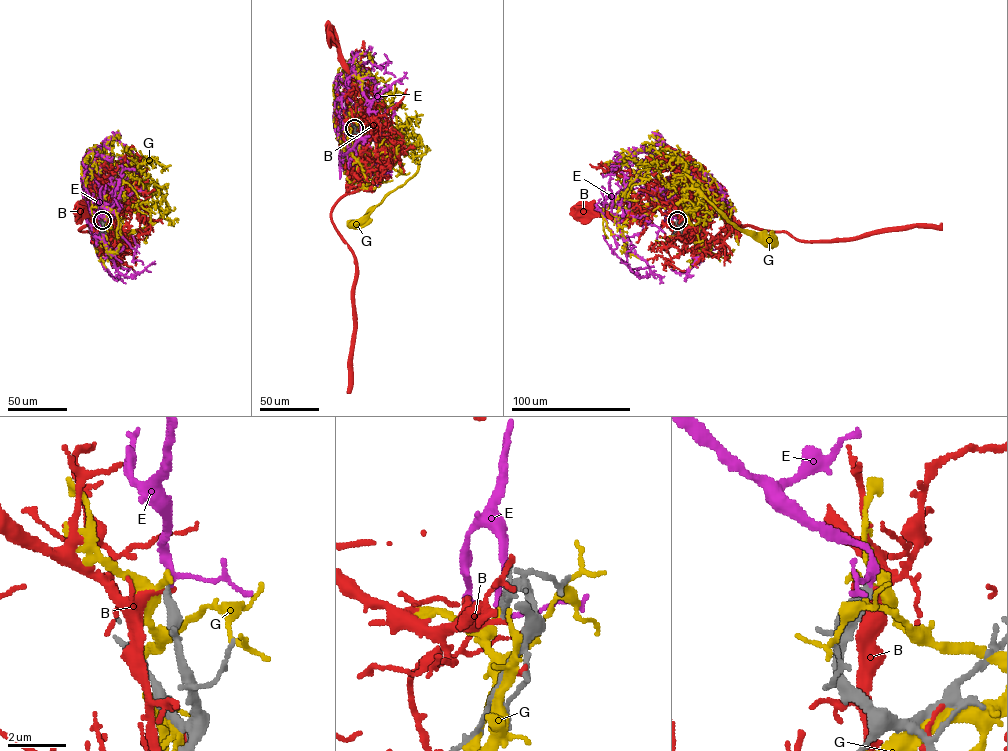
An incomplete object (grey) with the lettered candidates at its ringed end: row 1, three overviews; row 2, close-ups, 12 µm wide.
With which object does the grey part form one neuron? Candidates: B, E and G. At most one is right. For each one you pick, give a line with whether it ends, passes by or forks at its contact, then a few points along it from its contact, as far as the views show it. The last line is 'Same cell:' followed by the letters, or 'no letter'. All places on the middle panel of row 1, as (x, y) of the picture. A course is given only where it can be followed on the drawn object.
E: it passes by; it runs (354, 128), (355, 110), (355, 127), (341, 151), (340, 165), (340, 155), (359, 139), (360, 121)
Same cell: E

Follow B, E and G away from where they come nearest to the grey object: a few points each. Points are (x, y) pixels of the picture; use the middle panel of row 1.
B: (354, 129), (350, 182), (356, 175), (360, 151), (359, 114), (348, 67), (329, 31)
E: (354, 128), (355, 110), (355, 127), (341, 151), (340, 165), (340, 155), (359, 139), (360, 121)
G: (354, 128), (345, 146), (346, 165), (359, 142), (381, 136), (401, 139), (418, 165), (358, 222)

